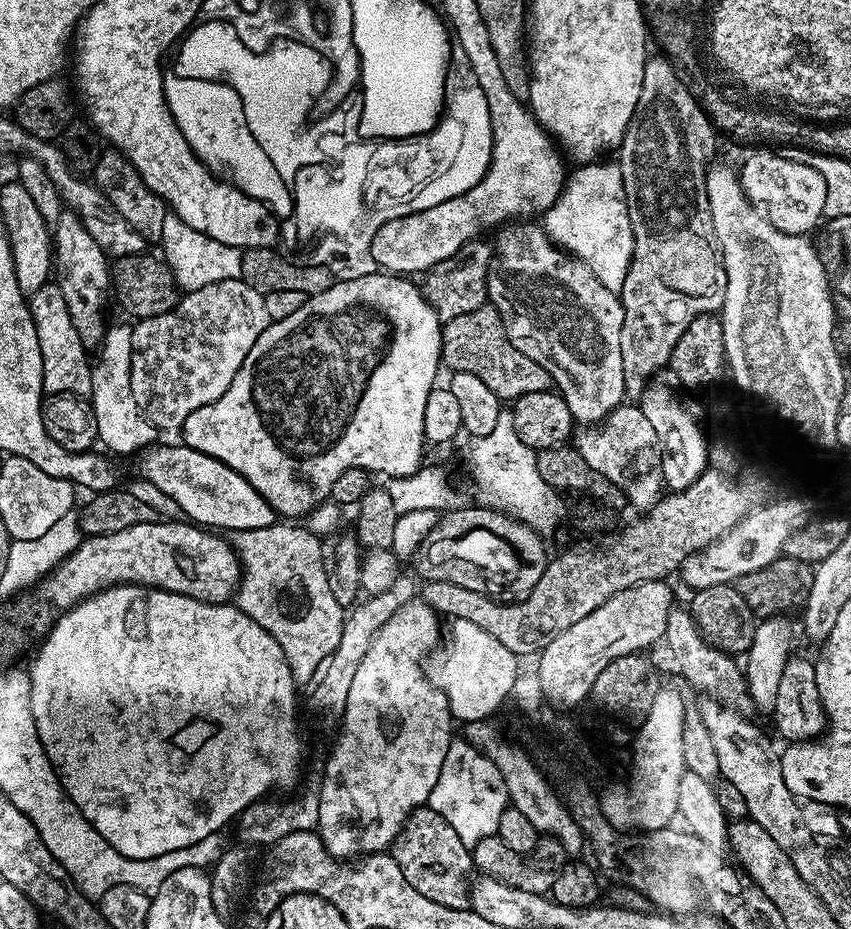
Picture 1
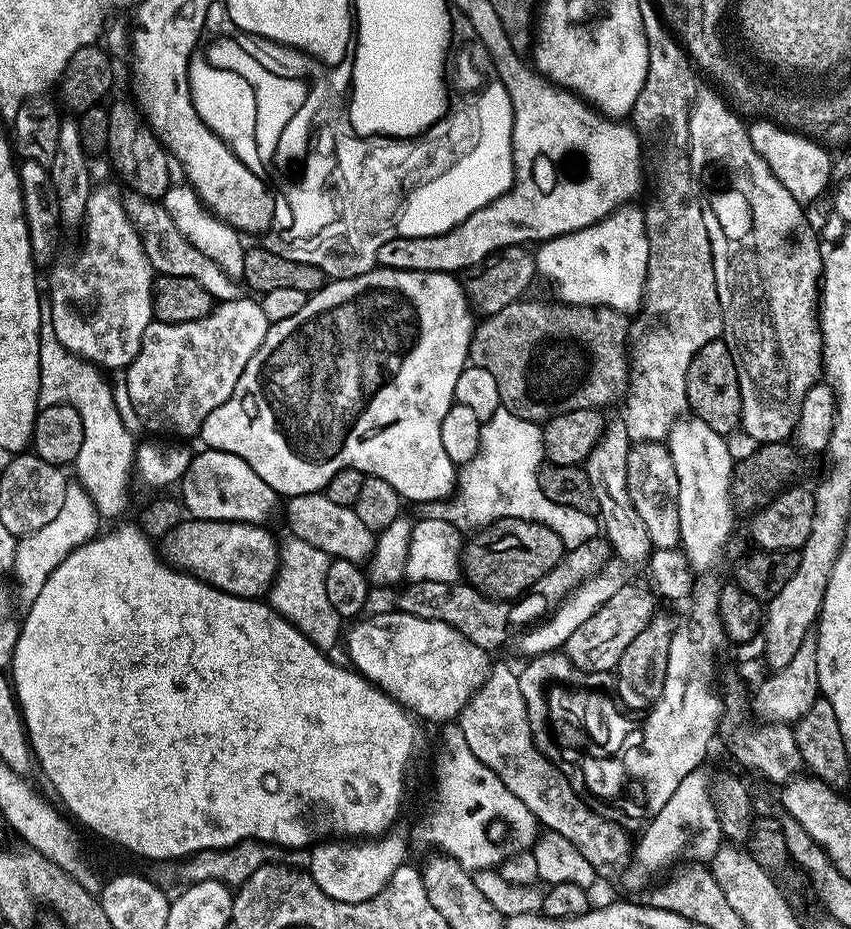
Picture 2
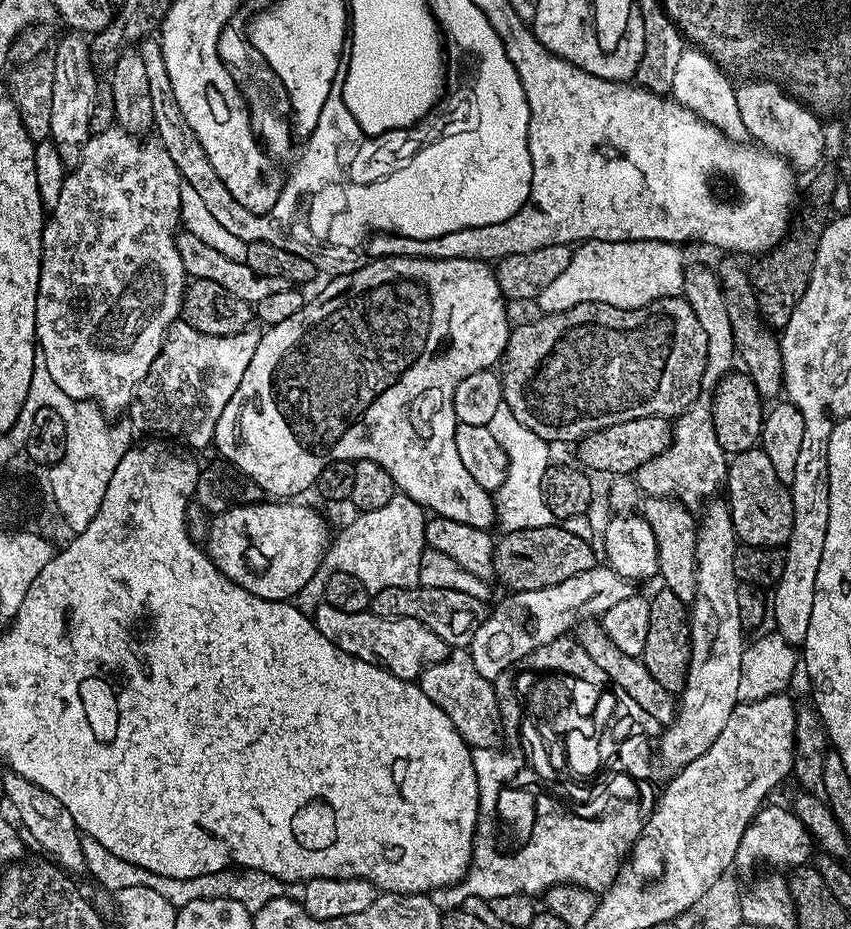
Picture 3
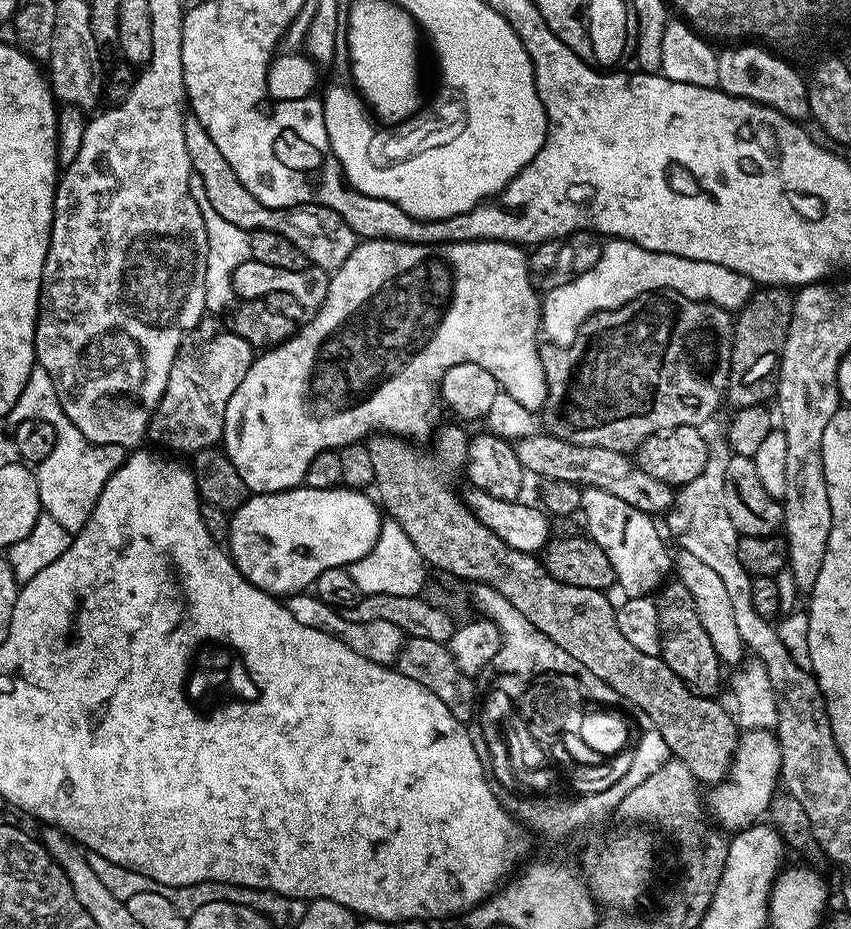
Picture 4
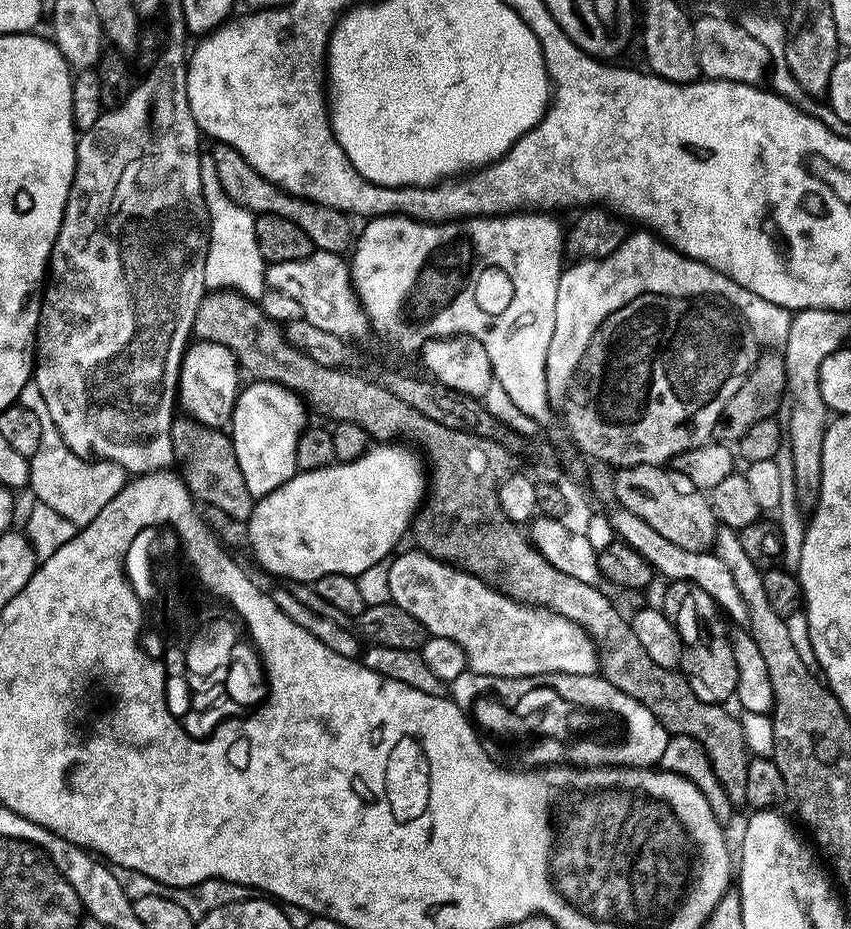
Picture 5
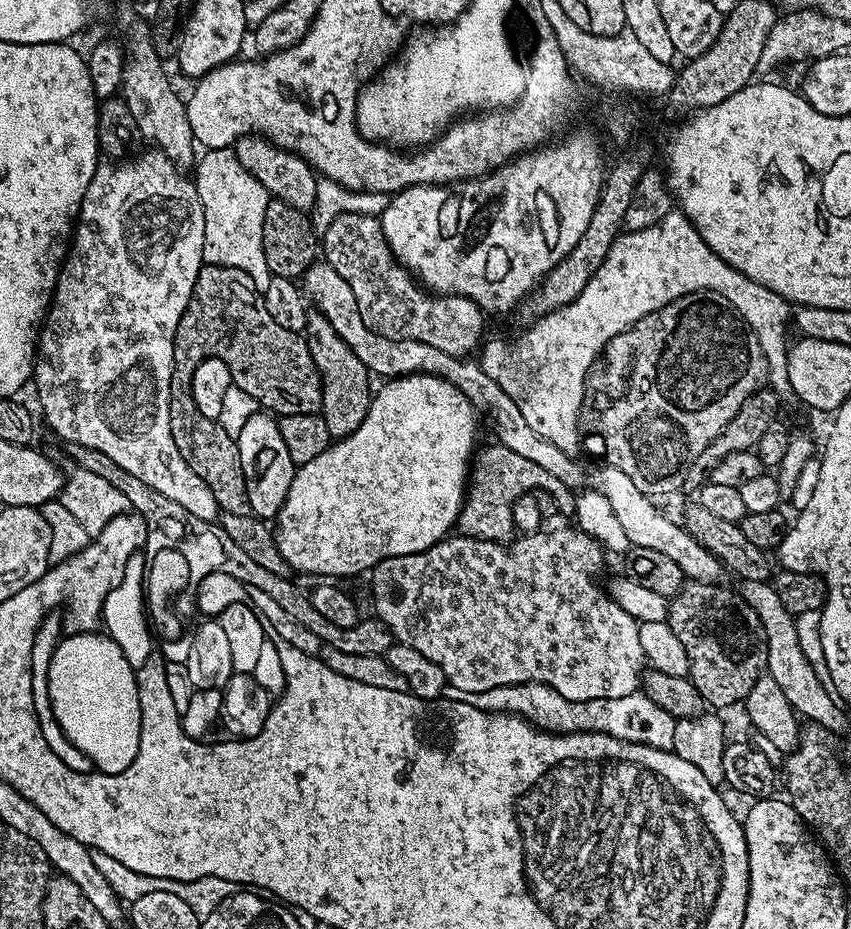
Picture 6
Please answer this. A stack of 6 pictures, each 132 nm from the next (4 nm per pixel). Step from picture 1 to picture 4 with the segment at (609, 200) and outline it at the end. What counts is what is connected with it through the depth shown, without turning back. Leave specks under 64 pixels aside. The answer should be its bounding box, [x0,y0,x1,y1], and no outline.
[540,238,754,348]

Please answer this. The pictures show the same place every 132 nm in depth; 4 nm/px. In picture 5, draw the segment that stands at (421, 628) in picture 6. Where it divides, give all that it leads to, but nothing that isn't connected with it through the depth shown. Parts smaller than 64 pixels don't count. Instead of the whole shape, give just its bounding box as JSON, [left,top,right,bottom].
[387,550,600,679]

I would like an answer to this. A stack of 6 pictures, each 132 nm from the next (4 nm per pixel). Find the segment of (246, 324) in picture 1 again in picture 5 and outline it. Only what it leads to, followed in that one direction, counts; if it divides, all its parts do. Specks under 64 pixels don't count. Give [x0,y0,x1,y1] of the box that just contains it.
[179,339,242,429]

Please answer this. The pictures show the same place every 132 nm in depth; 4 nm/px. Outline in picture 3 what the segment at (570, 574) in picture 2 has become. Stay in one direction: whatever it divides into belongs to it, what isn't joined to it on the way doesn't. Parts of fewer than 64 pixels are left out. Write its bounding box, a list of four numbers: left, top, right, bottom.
[370,586,490,650]

